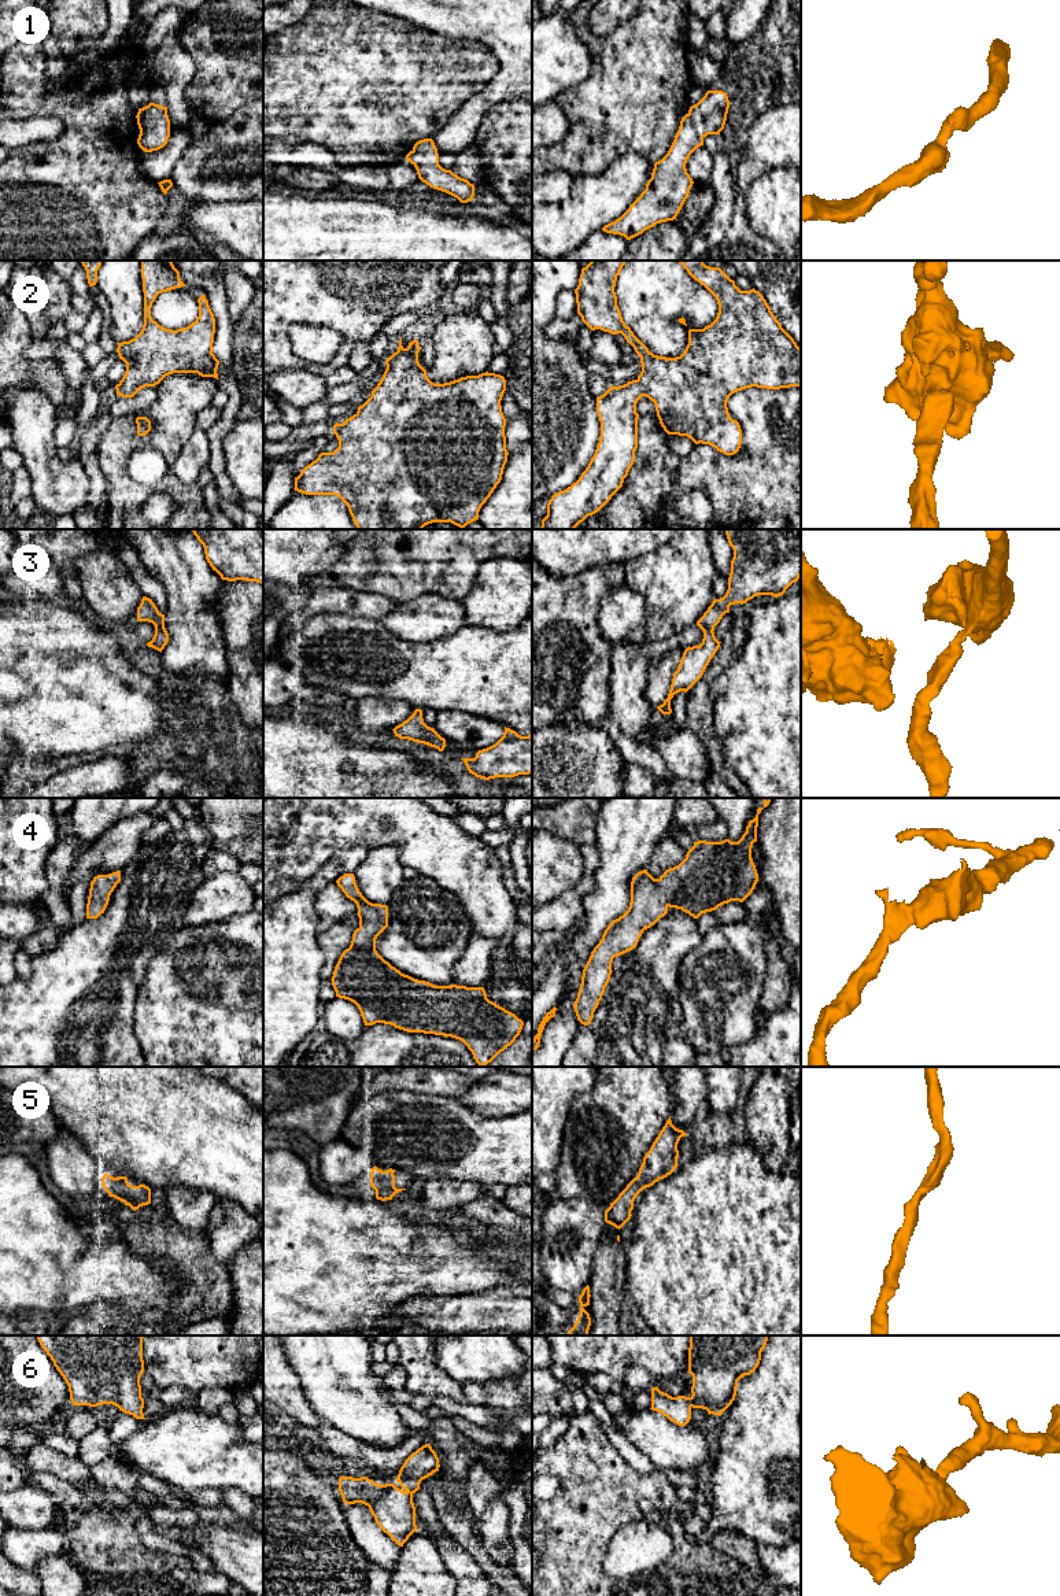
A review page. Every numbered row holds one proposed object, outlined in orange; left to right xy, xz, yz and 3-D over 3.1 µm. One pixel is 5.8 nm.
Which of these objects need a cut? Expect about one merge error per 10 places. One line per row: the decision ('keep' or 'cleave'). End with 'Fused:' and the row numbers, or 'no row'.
1: keep
2: keep
3: keep
4: keep
5: keep
6: keep
Fused: no row

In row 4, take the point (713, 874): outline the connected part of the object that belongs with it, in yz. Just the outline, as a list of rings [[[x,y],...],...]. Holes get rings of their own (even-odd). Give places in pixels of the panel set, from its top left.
[[[764,798],[764,806],[757,809],[756,817],[749,821],[746,832],[738,842],[730,839],[694,842],[686,858],[679,865],[666,869],[658,879],[654,879],[647,869],[632,878],[628,910],[607,926],[583,969],[581,984],[573,1004],[577,1020],[581,1024],[588,1026],[594,1017],[613,972],[613,958],[635,949],[643,931],[664,917],[669,908],[682,909],[698,919],[702,913],[716,910],[731,901],[743,902],[753,893],[758,873],[751,858],[751,847],[757,842],[758,814],[769,802],[771,798]]]

